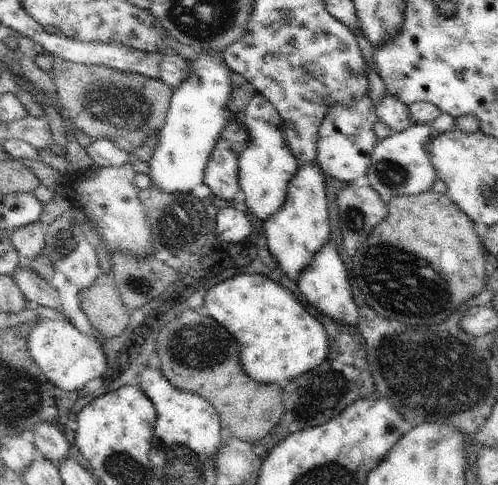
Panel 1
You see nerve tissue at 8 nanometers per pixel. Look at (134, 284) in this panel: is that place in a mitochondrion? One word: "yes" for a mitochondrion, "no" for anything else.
yes

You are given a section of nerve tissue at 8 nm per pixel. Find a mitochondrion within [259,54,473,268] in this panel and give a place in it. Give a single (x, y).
(391, 174)

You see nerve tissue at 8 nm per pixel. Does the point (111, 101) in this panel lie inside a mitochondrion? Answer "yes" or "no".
yes

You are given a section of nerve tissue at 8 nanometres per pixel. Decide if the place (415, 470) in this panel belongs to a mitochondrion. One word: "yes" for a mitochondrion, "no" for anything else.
no

